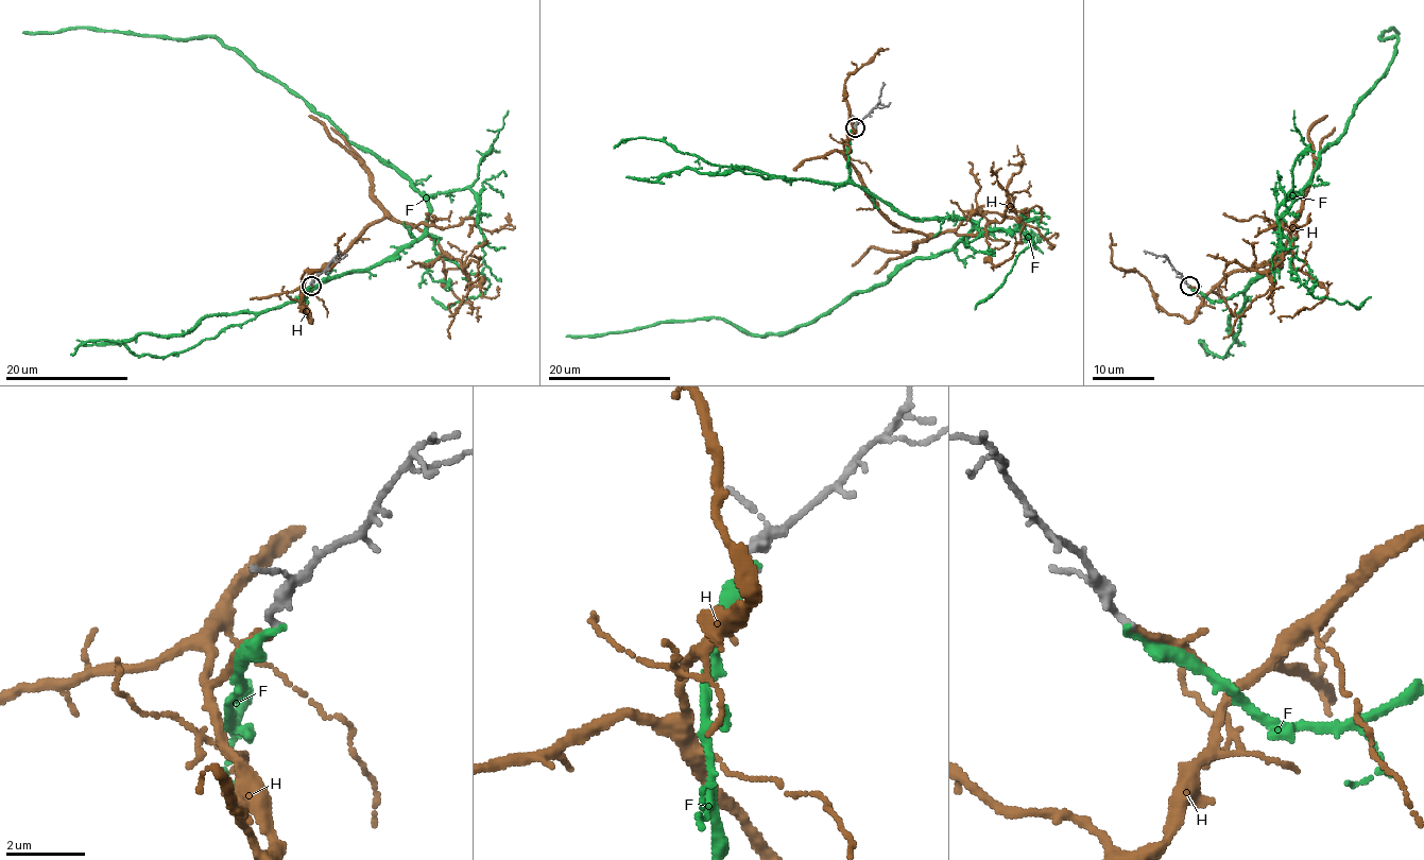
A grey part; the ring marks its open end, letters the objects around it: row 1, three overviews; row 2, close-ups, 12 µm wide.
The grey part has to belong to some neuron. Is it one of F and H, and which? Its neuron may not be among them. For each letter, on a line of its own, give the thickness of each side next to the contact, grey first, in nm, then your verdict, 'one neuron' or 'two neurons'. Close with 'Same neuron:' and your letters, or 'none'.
F: 200 nm thick on the grey side, 280 nm on the other; two neurons
H: 200 nm thick on the grey side, 140 nm on the other; one neuron
Same neuron: H

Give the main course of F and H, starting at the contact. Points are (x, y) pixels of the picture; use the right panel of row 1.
F: (1188, 285), (1228, 300), (1280, 267), (1281, 216), (1385, 75), (1396, 38), (1379, 38), (1399, 32)
H: (1188, 285), (1208, 294), (1235, 271), (1266, 264), (1298, 219), (1297, 239), (1267, 275), (1273, 284), (1222, 339)

